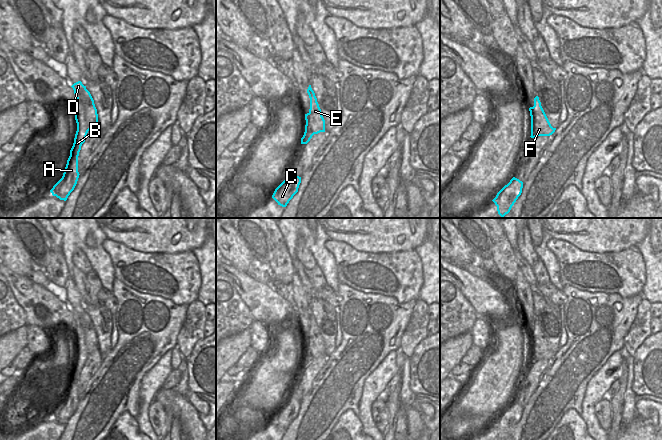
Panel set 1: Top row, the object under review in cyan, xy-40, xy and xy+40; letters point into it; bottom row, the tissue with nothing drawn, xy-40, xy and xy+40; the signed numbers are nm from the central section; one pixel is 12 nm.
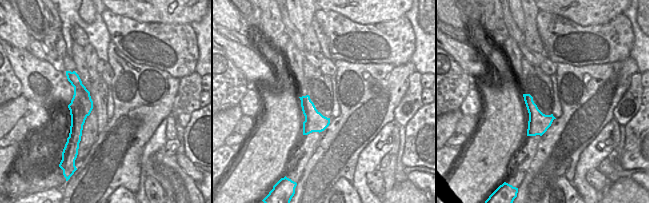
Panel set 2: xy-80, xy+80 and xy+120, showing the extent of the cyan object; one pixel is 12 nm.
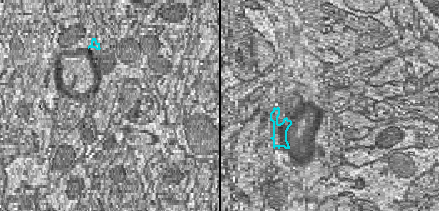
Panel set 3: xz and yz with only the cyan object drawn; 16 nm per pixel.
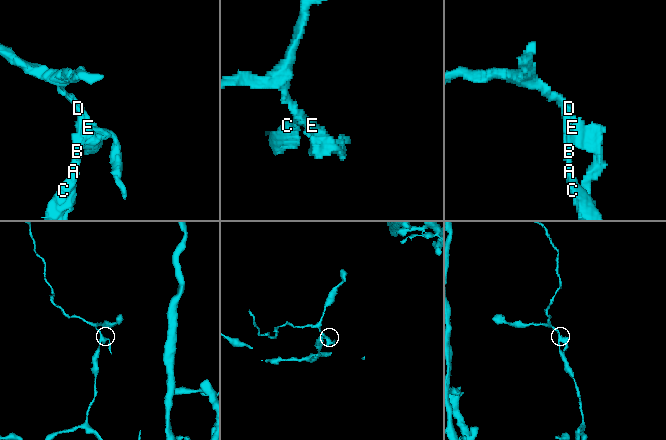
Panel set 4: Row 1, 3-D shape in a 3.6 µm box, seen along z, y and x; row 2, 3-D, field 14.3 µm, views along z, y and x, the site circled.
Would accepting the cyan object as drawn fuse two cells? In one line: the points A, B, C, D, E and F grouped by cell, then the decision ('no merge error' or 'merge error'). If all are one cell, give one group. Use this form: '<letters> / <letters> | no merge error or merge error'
A B C / D E F | merge error

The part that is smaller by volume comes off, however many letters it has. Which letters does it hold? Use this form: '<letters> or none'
D, E, F

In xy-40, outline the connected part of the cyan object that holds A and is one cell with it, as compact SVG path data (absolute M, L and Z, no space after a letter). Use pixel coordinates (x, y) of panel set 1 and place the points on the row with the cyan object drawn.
M86 110L75 111L74 115L77 123L77 131L73 146L70 150L70 156L67 160L62 178L50 190L53 196L64 201L67 200L77 184L80 175L78 172L78 156L89 131L89 126L86 121Z

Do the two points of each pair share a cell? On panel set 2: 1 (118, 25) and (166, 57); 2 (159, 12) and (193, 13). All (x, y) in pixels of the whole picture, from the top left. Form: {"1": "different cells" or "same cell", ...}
{"1": "same cell", "2": "same cell"}

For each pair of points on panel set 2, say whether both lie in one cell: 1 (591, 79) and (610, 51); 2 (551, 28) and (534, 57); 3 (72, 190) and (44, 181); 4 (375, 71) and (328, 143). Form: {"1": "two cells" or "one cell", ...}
{"1": "two cells", "2": "two cells", "3": "two cells", "4": "one cell"}

